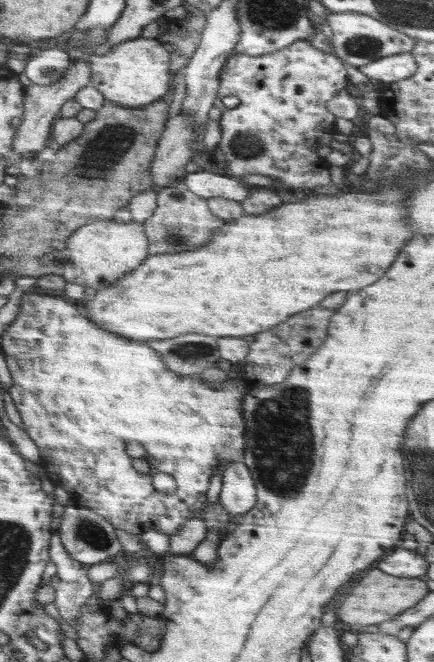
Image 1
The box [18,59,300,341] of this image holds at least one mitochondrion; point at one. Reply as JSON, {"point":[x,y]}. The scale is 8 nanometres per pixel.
{"point":[97,160]}

